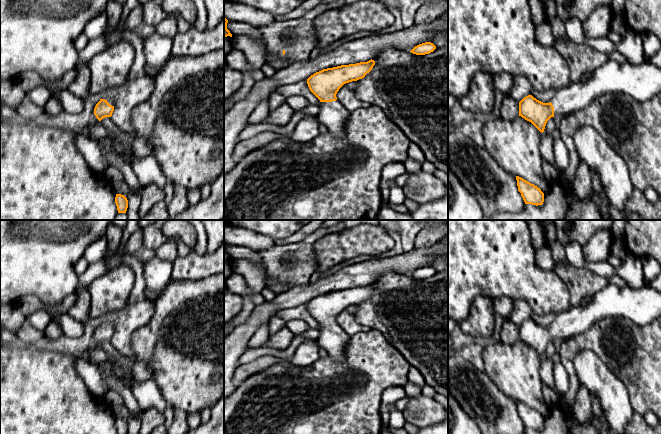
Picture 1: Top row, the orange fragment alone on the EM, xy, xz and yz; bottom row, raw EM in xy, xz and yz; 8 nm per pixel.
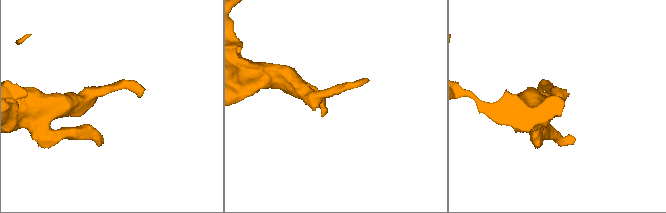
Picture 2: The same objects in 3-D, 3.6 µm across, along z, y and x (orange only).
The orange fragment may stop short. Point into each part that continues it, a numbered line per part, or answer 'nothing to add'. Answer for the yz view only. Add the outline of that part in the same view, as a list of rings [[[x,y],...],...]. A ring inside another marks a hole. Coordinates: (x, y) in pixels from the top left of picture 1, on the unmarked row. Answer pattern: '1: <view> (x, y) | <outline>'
1: yz (642, 306) | [[[608,284],[594,295],[586,306],[571,306],[556,315],[551,327],[554,340],[576,336],[601,319],[622,317],[639,326],[651,323],[661,316],[661,292],[653,288],[638,289],[631,285]]]

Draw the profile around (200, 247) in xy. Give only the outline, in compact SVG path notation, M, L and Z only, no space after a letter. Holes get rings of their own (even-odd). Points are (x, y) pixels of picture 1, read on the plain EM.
M187 220L196 229L197 241L193 247L189 247L183 241L178 241L178 256L185 257L191 252L195 252L201 256L208 254L207 244L208 237L202 220Z

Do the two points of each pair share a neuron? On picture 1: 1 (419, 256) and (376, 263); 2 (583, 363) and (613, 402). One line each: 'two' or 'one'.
1: one
2: one

